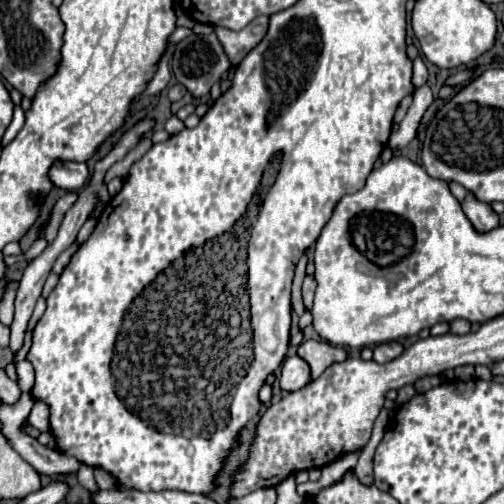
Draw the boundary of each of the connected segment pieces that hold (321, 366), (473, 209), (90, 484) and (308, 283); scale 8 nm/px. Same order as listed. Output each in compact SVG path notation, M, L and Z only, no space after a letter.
M305 340L301 342L297 354L311 366L311 376L319 378L329 364L341 362L347 358L347 352L341 346L333 346L329 342L317 342L317 340Z
M467 192L463 200L463 212L479 232L489 232L499 226L499 216L493 212L491 204L485 204L473 196L473 192Z
M81 466L81 468L77 470L77 478L79 478L81 486L83 486L83 488L87 488L89 492L99 490L99 488L97 488L97 484L95 484L95 480L93 480L93 468L89 468L89 466Z
M305 276L305 280L303 280L303 302L305 302L305 308L309 308L309 310L311 310L311 306L313 306L315 286L317 286L315 278L313 278L313 276Z

